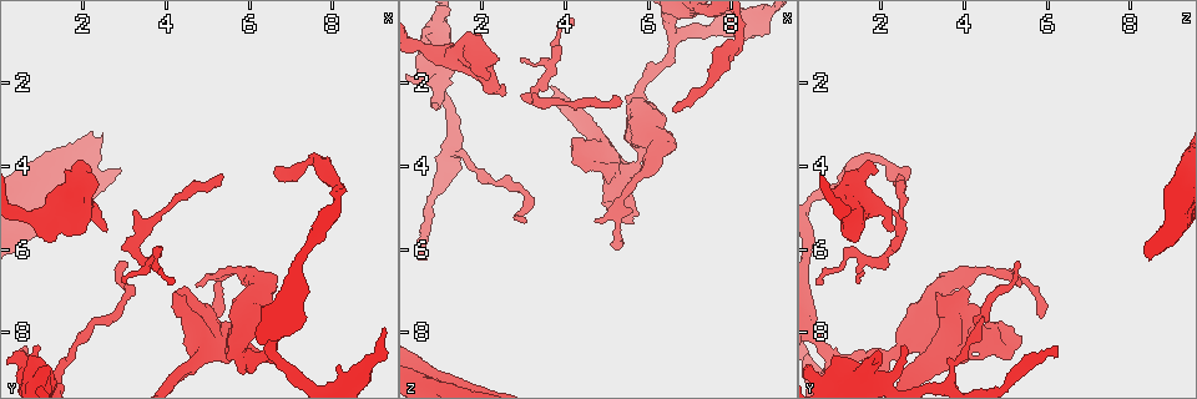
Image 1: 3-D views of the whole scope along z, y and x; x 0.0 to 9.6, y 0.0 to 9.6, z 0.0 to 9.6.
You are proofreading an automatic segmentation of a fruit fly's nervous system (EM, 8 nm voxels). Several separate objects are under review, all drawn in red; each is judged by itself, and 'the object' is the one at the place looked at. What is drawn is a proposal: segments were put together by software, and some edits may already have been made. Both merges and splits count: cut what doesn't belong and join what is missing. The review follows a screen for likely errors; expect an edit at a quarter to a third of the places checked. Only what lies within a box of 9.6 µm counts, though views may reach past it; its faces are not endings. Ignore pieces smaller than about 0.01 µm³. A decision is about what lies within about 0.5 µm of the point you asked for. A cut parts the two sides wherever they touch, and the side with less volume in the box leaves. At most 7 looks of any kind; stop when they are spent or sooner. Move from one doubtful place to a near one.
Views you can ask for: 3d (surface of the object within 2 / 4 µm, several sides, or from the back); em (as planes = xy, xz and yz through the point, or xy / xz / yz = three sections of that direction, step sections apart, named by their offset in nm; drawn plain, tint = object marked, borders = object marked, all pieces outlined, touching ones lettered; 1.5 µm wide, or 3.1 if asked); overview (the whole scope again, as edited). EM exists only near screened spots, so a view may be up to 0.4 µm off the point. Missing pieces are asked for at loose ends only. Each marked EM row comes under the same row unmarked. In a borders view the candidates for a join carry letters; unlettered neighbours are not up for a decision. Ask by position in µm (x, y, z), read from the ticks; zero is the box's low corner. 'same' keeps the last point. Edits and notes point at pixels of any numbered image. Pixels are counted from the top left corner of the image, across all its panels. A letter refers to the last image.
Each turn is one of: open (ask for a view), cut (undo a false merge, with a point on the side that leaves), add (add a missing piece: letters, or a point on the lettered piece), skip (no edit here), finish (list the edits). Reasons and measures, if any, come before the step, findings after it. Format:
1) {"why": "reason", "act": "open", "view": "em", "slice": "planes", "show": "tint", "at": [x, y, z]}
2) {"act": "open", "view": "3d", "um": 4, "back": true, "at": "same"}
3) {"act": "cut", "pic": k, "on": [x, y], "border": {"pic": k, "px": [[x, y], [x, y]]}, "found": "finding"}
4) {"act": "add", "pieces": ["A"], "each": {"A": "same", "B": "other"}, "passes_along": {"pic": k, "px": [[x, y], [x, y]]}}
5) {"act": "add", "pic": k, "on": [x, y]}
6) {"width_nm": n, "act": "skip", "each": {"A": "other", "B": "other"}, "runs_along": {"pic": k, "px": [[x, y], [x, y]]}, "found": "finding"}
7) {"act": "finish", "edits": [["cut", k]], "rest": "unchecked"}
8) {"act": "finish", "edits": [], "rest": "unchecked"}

{"why": "long arm stops here", "act": "open", "view": "em", "slice": "planes", "show": "borders", "at": [3.10, 6.30, 5.35]}

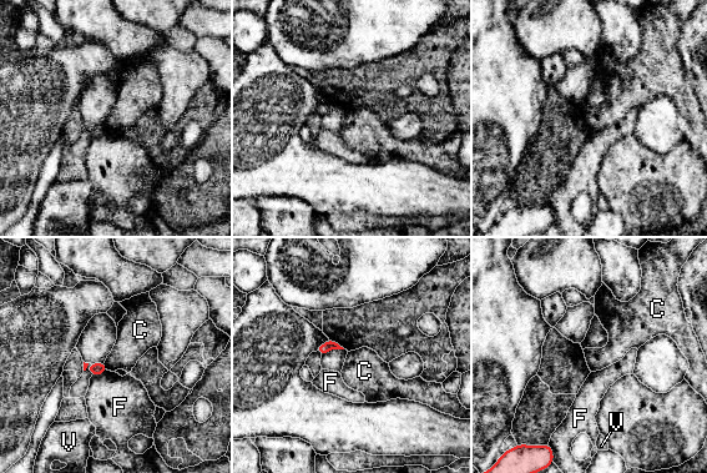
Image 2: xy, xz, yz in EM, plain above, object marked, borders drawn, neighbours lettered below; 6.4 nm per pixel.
{"act": "skip", "each": {"C": "other", "F": "other", "V": "other"}, "border": {"pic": 2, "px": [[104, 362], [109, 370]]}, "found": "no lettered piece goes on from it"}

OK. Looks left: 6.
{"act": "open", "view": "3d", "um": 4, "at": [3.25, 5.10, 2.25]}

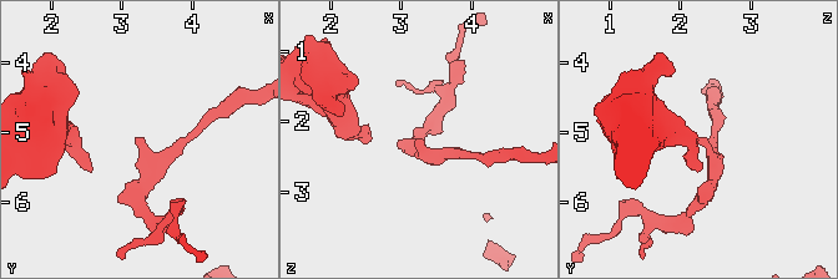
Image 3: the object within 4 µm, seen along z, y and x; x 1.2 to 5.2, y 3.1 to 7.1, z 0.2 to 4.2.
{"act": "open", "view": "em", "slice": "planes", "show": "borders", "at": [3.25, 5.05, 2.25]}

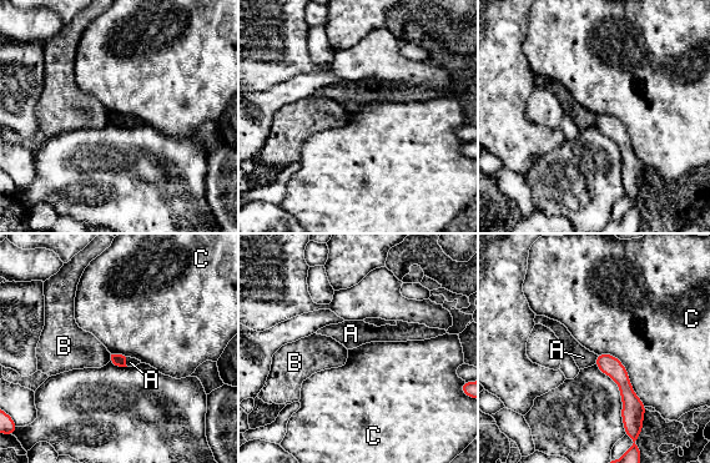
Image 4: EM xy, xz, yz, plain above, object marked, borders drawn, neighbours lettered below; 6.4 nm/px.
{"act": "skip", "each": {"A": "other", "B": "other", "C": "other"}, "runs_along": {"pic": 4, "px": [[599, 357], [623, 381], [637, 417]]}, "found": "none of them fits"}

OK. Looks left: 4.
{"why": "free end", "act": "open", "view": "em", "slice": "planes", "show": "borders", "at": [0.90, 8.35, 2.50]}

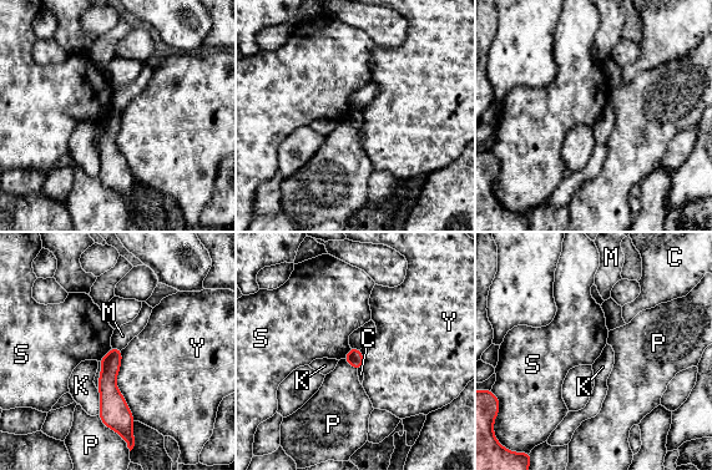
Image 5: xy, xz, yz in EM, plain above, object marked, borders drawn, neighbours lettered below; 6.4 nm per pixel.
{"act": "skip", "each": {"C": "other", "K": "other", "M": "other", "P": "other", "S": "other", "Y": "other"}, "runs_along": {"pic": 5, "px": [[114, 350], [110, 399], [122, 426]]}, "found": "no lettered piece goes on from it"}

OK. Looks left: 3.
{"act": "finish", "edits": [], "rest": "unchecked"}

